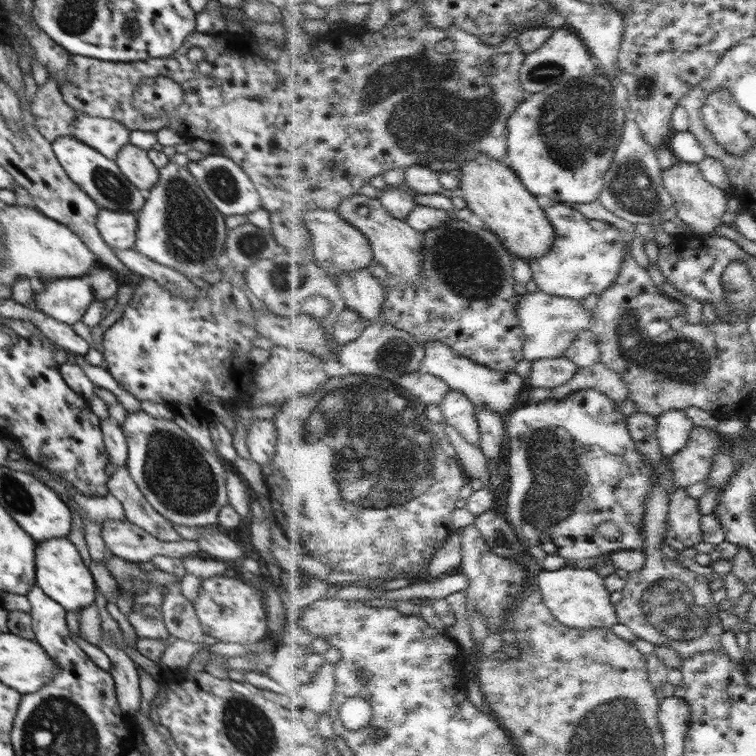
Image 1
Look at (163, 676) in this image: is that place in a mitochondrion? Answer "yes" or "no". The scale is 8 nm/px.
no

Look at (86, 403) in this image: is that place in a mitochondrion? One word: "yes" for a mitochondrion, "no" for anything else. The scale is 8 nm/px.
no

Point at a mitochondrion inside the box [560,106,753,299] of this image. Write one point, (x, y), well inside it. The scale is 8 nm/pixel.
(632, 183)

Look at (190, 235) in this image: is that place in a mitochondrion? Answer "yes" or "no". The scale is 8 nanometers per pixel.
yes

